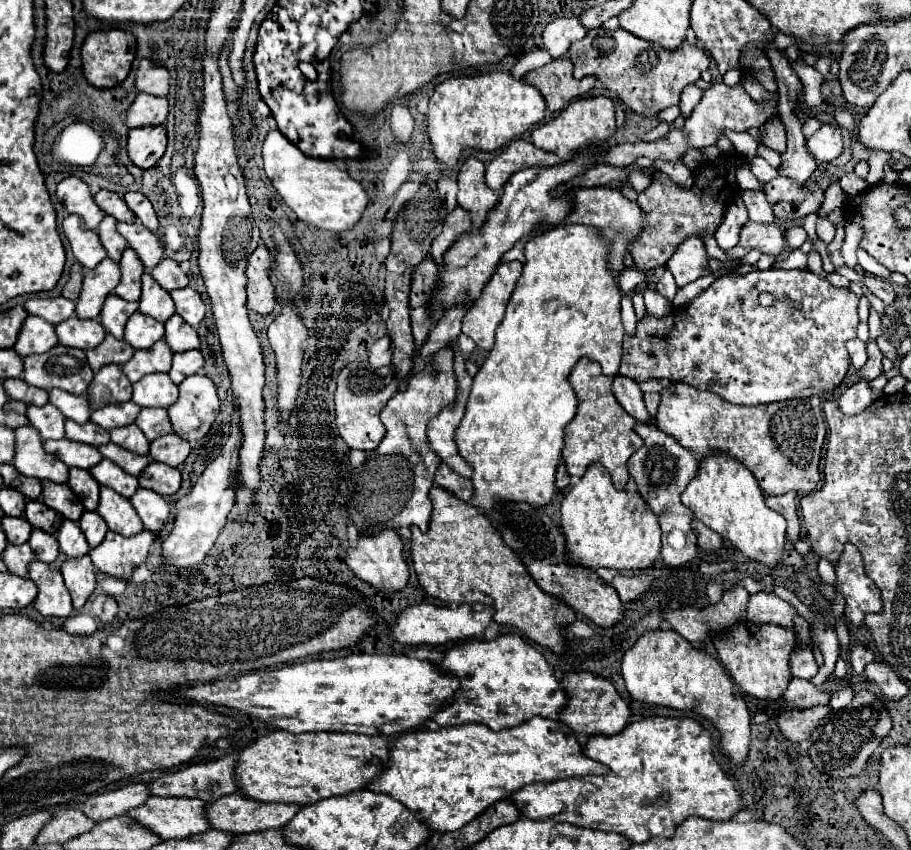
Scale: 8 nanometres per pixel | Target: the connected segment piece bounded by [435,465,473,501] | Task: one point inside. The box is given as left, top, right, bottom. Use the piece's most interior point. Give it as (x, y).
(445, 478)

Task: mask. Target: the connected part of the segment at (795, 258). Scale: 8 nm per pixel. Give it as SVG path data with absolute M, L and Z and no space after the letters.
M791 251L791 255L789 255L785 261L779 261L779 263L775 263L775 265L781 267L781 269L809 271L809 265L807 265L807 253L803 253L803 251Z

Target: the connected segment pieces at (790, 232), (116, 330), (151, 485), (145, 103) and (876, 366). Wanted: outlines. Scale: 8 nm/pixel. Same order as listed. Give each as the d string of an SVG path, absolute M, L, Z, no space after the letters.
M789 227L785 231L785 237L787 237L787 243L791 249L799 249L807 241L807 233L803 227Z
M109 295L105 305L103 305L103 311L99 315L103 327L107 333L111 333L113 337L117 339L123 339L123 329L125 329L125 323L127 323L127 317L133 315L137 311L137 303L131 303L131 301L125 301L125 299L119 299L119 295Z
M153 461L139 475L139 485L145 489L151 489L163 497L169 497L169 495L177 493L181 487L181 473L179 473L179 469L165 467L163 463Z
M139 93L133 105L127 111L127 127L147 127L147 125L163 125L169 113L169 101L167 97L155 97L155 95L143 95Z
M869 341L869 343L867 343L867 351L869 351L869 359L867 359L867 363L865 363L857 373L863 375L863 379L871 381L871 379L875 379L875 377L879 377L879 375L883 373L883 369L881 369L881 359L883 359L883 355L881 355L879 347L875 345L875 341Z

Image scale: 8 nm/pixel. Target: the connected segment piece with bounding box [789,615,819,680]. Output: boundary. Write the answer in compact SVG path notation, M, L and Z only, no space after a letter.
M795 617L793 631L797 637L797 647L789 659L791 675L802 679L811 679L815 676L819 666L817 665L813 651L811 651L811 633L807 621L803 617Z

